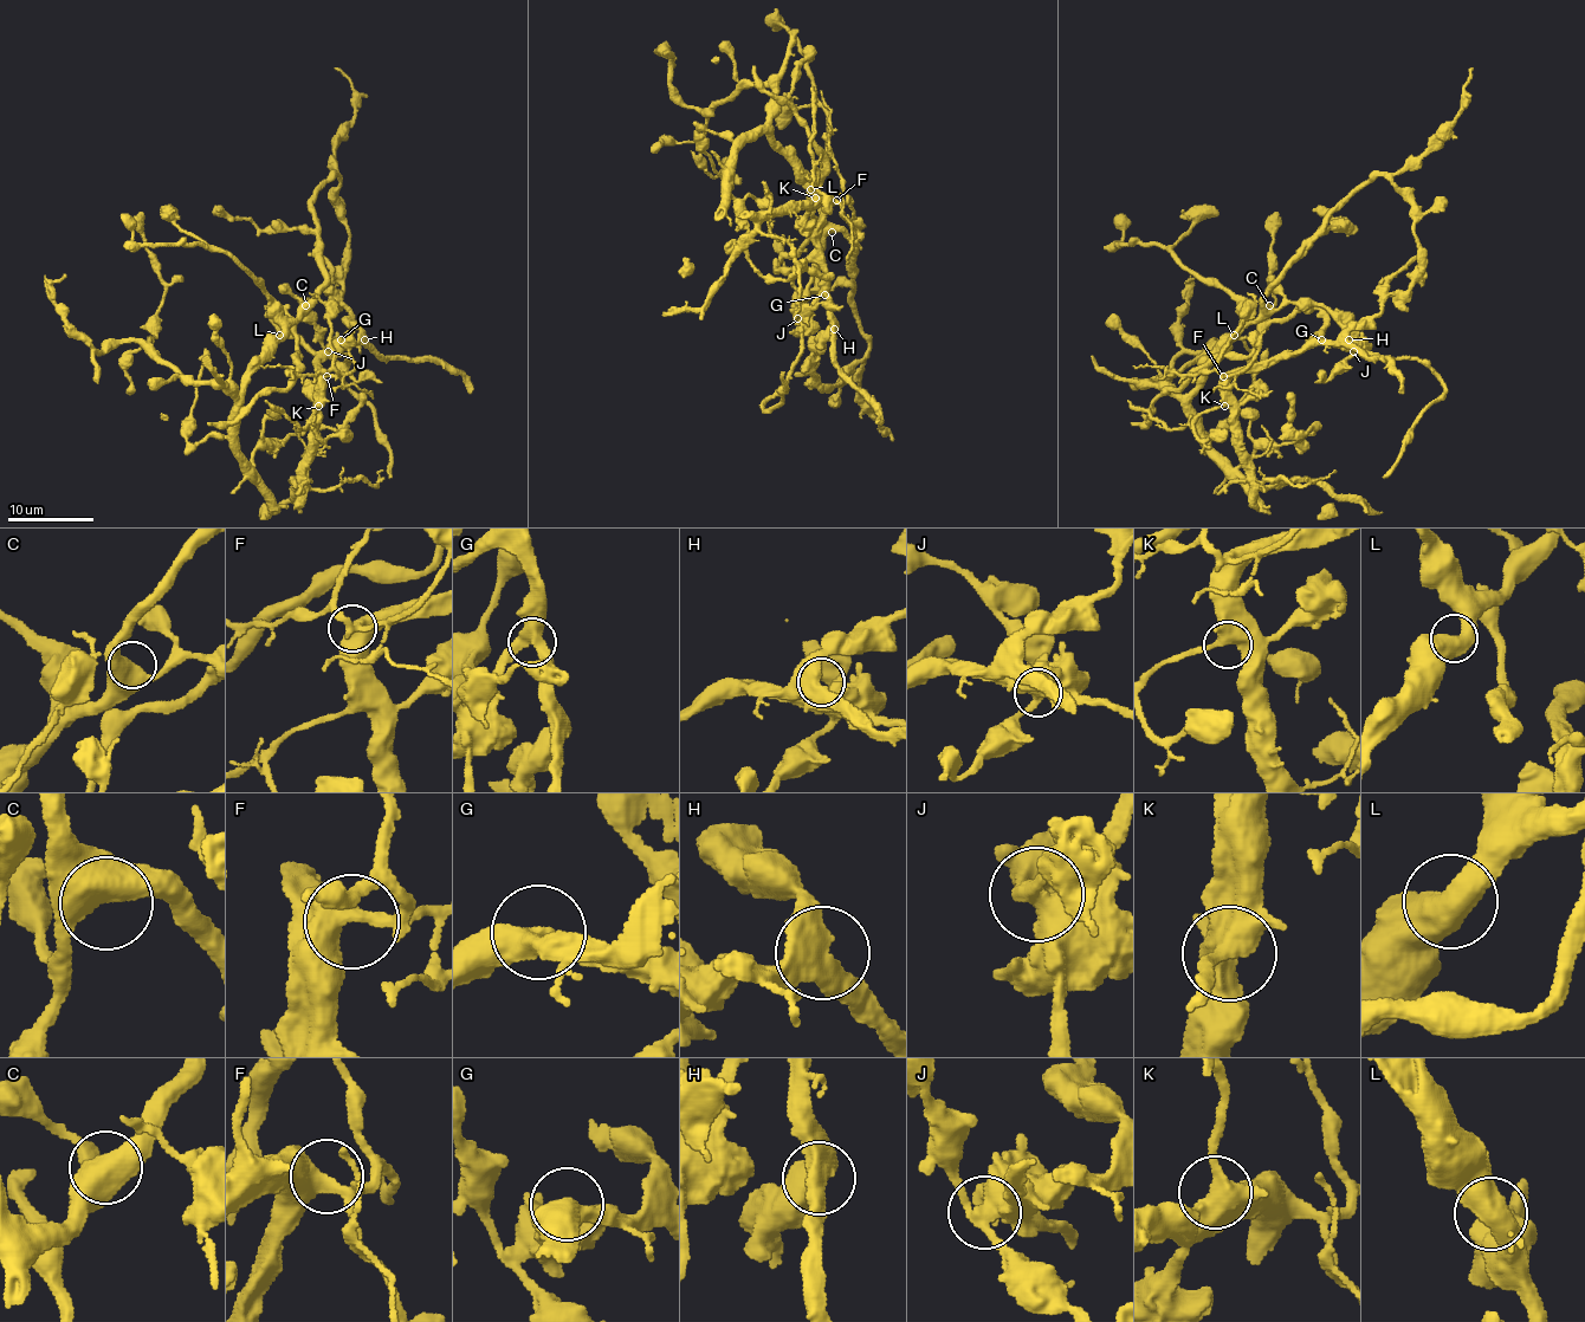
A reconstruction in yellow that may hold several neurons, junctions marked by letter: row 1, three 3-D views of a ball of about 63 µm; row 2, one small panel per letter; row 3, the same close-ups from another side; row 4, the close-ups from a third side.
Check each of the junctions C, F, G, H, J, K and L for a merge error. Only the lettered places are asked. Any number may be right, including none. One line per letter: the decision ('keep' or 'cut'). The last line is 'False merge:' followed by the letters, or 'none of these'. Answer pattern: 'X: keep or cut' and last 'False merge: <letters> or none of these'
C: keep
F: keep
G: keep
H: keep
J: cut
K: keep
L: keep
False merge: J

